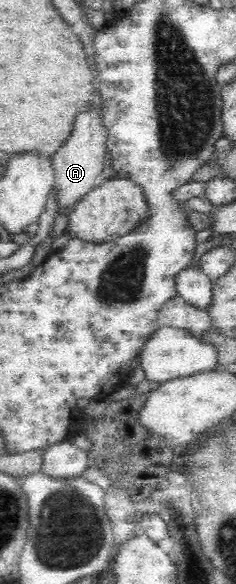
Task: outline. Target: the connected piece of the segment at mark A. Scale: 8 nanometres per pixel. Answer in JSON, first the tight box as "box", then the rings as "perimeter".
{"box":[51,100,106,217],"perimeter":[[[100,100],[94,103],[94,109],[88,113],[80,113],[74,121],[74,131],[68,137],[68,141],[63,147],[53,155],[51,166],[55,176],[51,190],[54,191],[56,197],[56,215],[64,215],[69,217],[74,211],[74,205],[86,195],[90,193],[99,184],[99,177],[104,171],[104,159],[106,159],[106,134],[105,127],[101,124],[100,119]]]}

